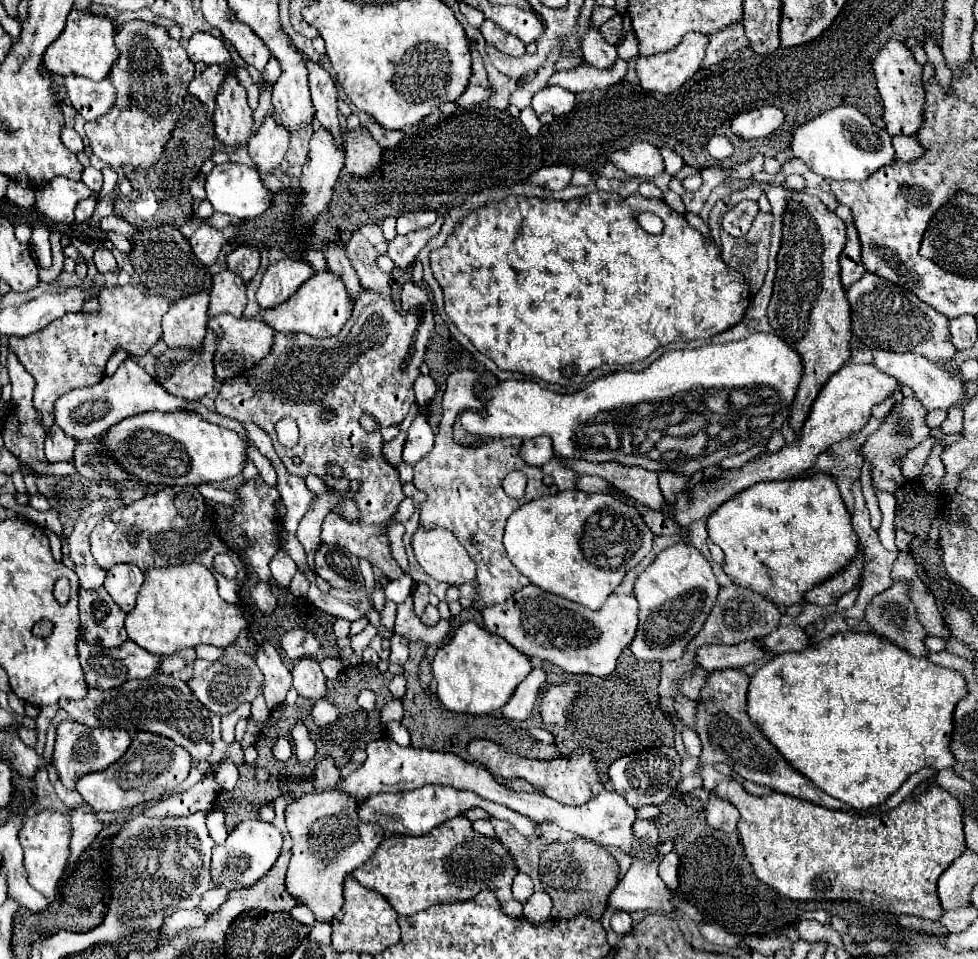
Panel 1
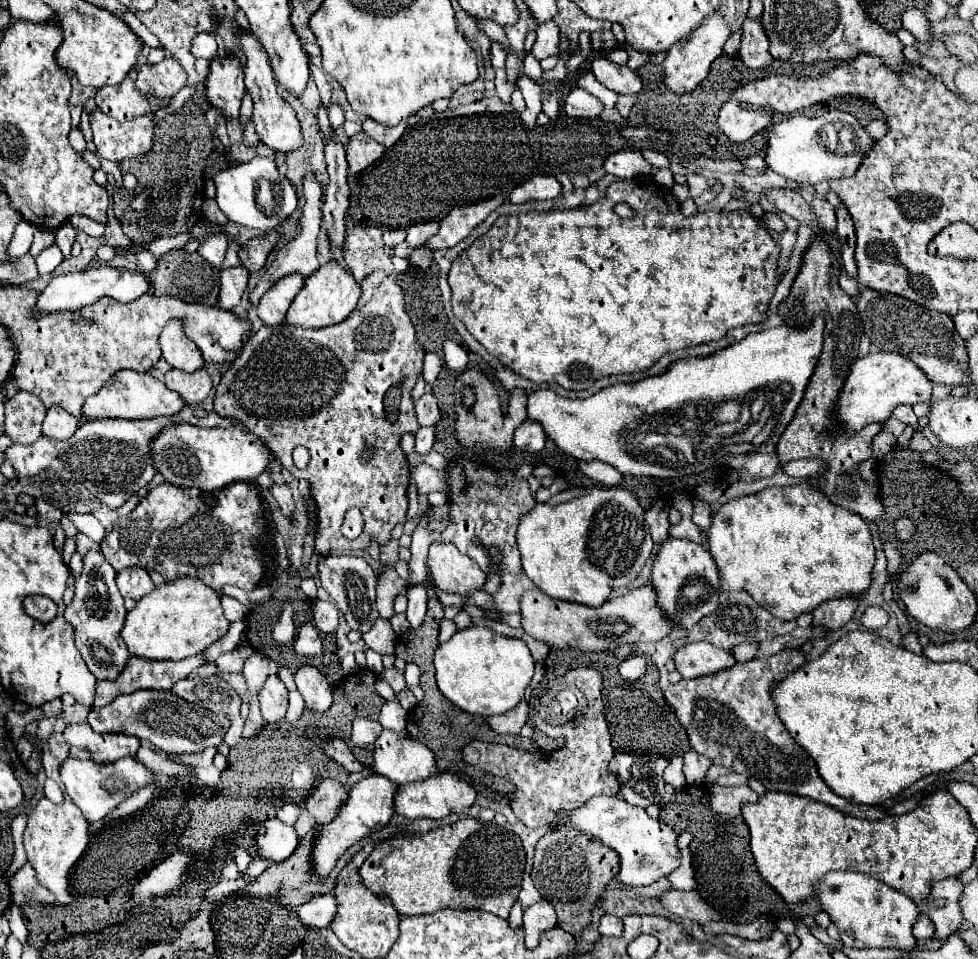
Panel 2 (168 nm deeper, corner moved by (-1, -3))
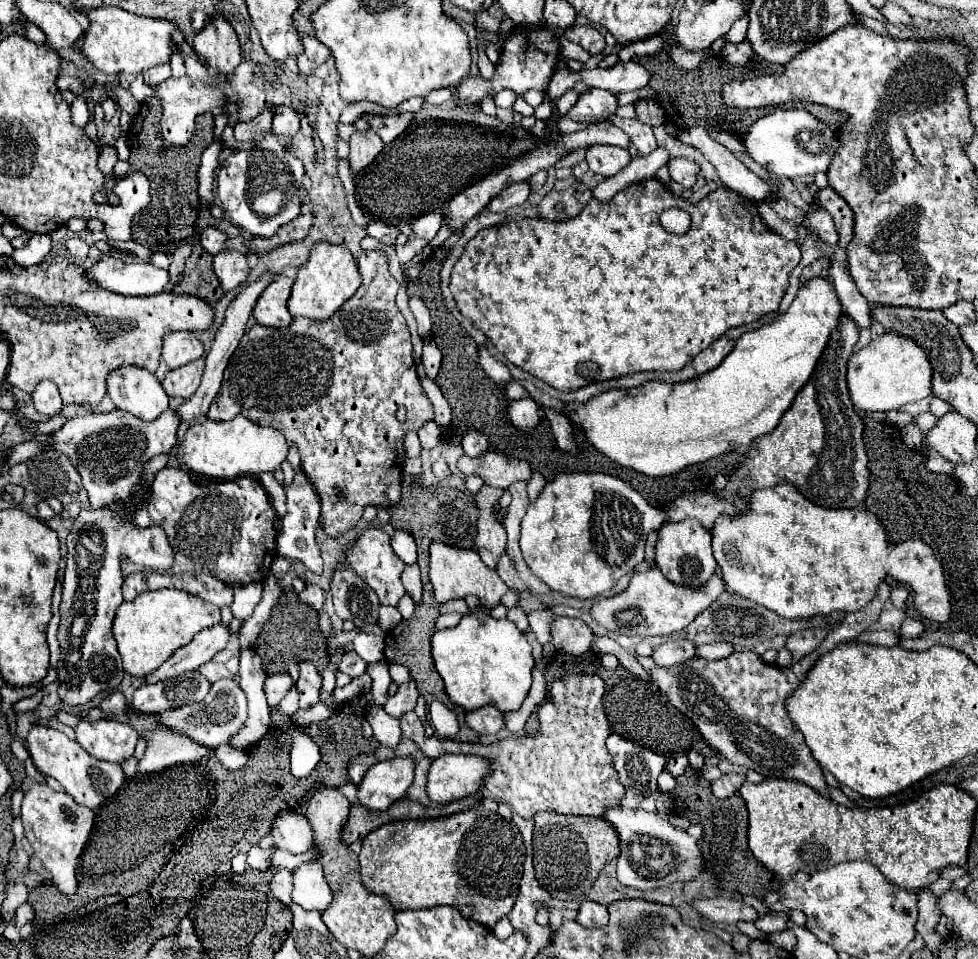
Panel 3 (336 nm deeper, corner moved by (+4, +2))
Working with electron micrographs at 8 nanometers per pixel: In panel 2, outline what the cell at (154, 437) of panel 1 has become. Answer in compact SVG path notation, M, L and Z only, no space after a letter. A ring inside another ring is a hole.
M173 425L153 439L155 469L173 485L197 487L201 491L219 491L235 481L255 481L267 471L271 459L273 453L269 447L257 435L239 427L203 429L195 425Z

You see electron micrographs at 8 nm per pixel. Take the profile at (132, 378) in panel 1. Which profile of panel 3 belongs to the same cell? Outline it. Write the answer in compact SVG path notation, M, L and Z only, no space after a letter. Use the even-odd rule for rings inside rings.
M120 366L106 380L106 394L116 408L134 414L140 420L156 420L168 410L168 396L160 380L138 366Z

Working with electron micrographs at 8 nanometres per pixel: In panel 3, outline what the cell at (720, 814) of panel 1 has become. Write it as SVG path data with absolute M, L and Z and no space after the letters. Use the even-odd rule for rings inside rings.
M724 774L722 778L712 782L712 794L716 798L730 798L732 794L736 794L740 784L744 784L744 780L746 776L740 776L740 774Z

